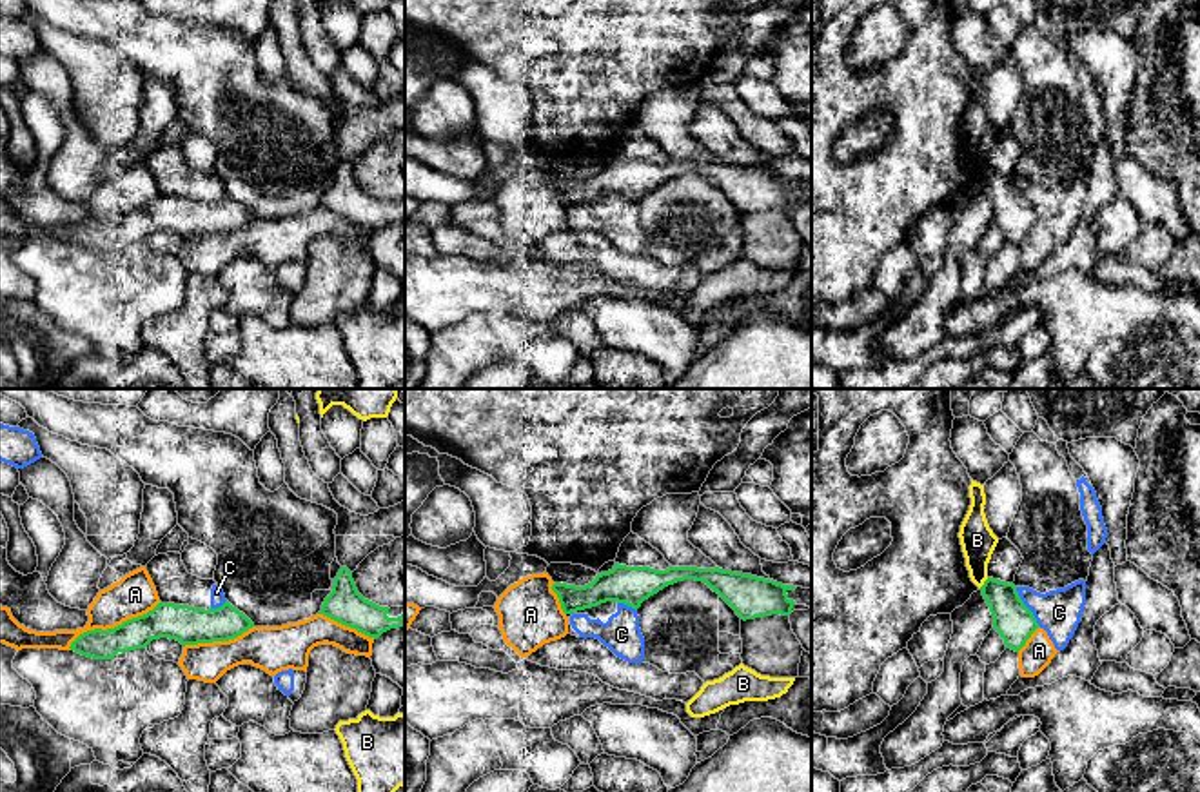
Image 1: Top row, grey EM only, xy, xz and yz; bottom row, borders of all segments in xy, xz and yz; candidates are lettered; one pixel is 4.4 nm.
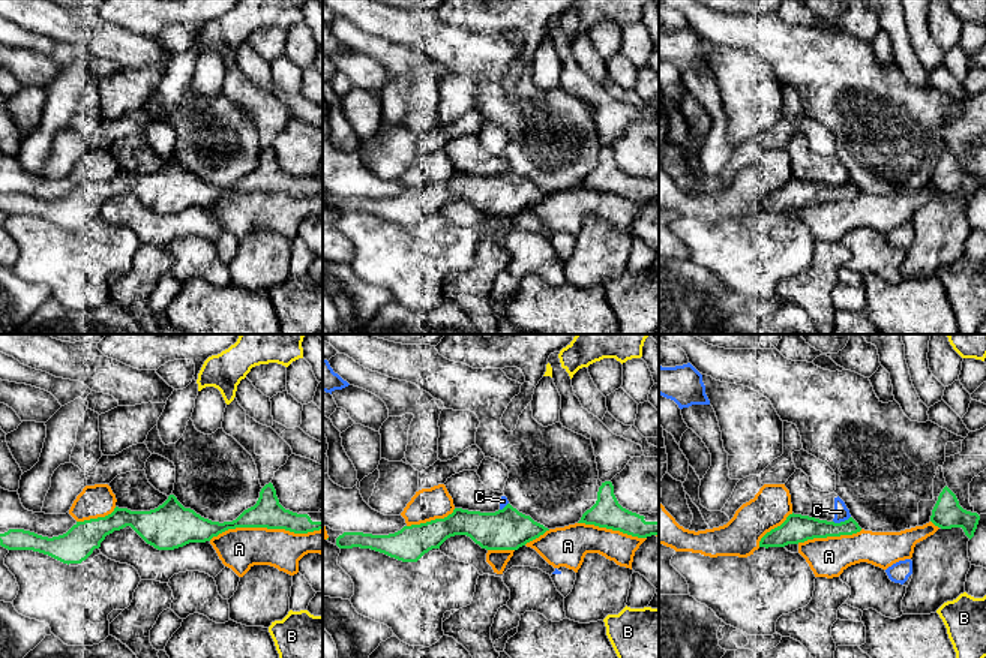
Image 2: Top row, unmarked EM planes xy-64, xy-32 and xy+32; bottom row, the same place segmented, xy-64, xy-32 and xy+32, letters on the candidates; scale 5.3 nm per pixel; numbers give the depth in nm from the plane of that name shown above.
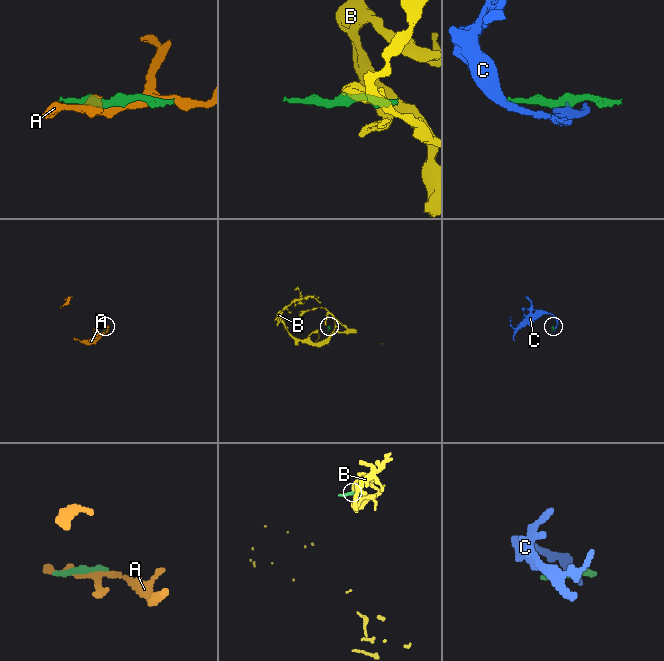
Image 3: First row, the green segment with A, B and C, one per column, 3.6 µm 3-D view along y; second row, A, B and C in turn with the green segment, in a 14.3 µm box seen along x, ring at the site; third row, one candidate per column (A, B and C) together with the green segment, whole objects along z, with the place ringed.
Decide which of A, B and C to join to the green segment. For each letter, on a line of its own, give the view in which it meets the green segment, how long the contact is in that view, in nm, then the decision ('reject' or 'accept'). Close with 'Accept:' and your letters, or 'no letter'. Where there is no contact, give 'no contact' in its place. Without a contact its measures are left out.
A: xy | 460 nm | reject
B: yz | 60 nm | reject
C: yz | 200 nm | reject
Accept: no letter

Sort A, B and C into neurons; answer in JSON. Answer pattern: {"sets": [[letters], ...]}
{"sets": [["A"], ["B"], ["C"]]}

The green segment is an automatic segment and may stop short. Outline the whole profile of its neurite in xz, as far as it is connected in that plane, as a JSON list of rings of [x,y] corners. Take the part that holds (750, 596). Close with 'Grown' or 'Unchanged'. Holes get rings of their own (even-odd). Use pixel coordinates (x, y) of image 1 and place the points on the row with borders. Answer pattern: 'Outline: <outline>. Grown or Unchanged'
Outline: [[[615,563],[612,570],[597,574],[585,587],[554,583],[552,590],[557,594],[565,614],[592,609],[606,601],[625,603],[637,610],[650,596],[684,579],[706,583],[744,621],[772,614],[790,616],[795,603],[811,609],[811,589],[782,585],[773,579],[723,570],[719,567],[668,567],[666,570],[655,570]]]. Grown

